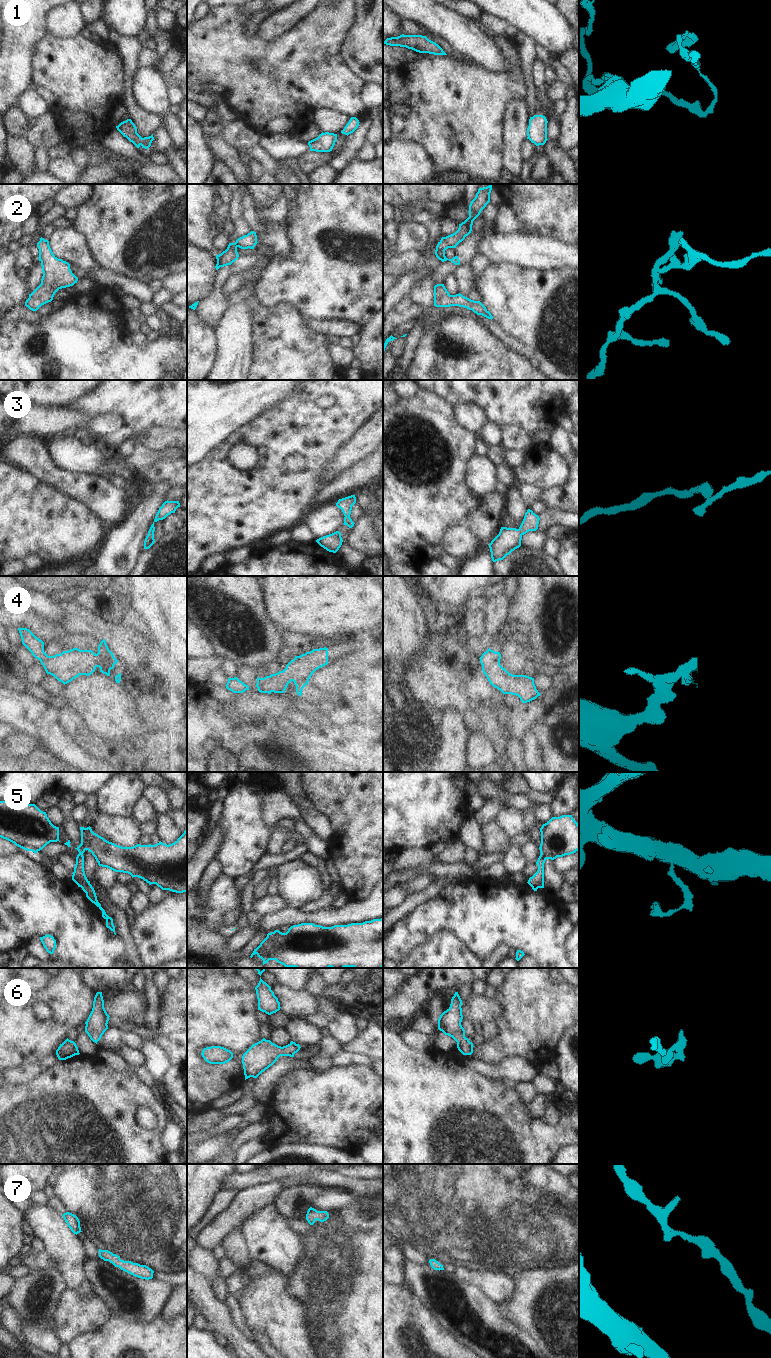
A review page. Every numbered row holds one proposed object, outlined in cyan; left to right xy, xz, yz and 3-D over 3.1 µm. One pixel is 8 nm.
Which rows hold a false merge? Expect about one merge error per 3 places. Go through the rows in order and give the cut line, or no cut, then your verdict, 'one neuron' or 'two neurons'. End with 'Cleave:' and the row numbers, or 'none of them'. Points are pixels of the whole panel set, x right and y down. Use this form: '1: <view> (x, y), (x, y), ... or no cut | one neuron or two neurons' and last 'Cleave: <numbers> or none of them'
1: no cut | one neuron
2: yz (445, 256), (441, 260) | two neurons
3: no cut | one neuron
4: no cut | one neuron
5: yz (541, 853), (546, 858) | two neurons
6: no cut | one neuron
7: no cut | one neuron
Cleave: 2, 5

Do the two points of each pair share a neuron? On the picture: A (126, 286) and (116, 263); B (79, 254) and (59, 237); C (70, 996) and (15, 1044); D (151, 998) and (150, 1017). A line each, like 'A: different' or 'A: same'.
A: different
B: same
C: same
D: same

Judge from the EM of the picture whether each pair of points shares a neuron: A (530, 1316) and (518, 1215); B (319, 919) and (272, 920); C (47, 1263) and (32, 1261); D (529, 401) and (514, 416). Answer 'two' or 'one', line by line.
A: two
B: one
C: one
D: one

